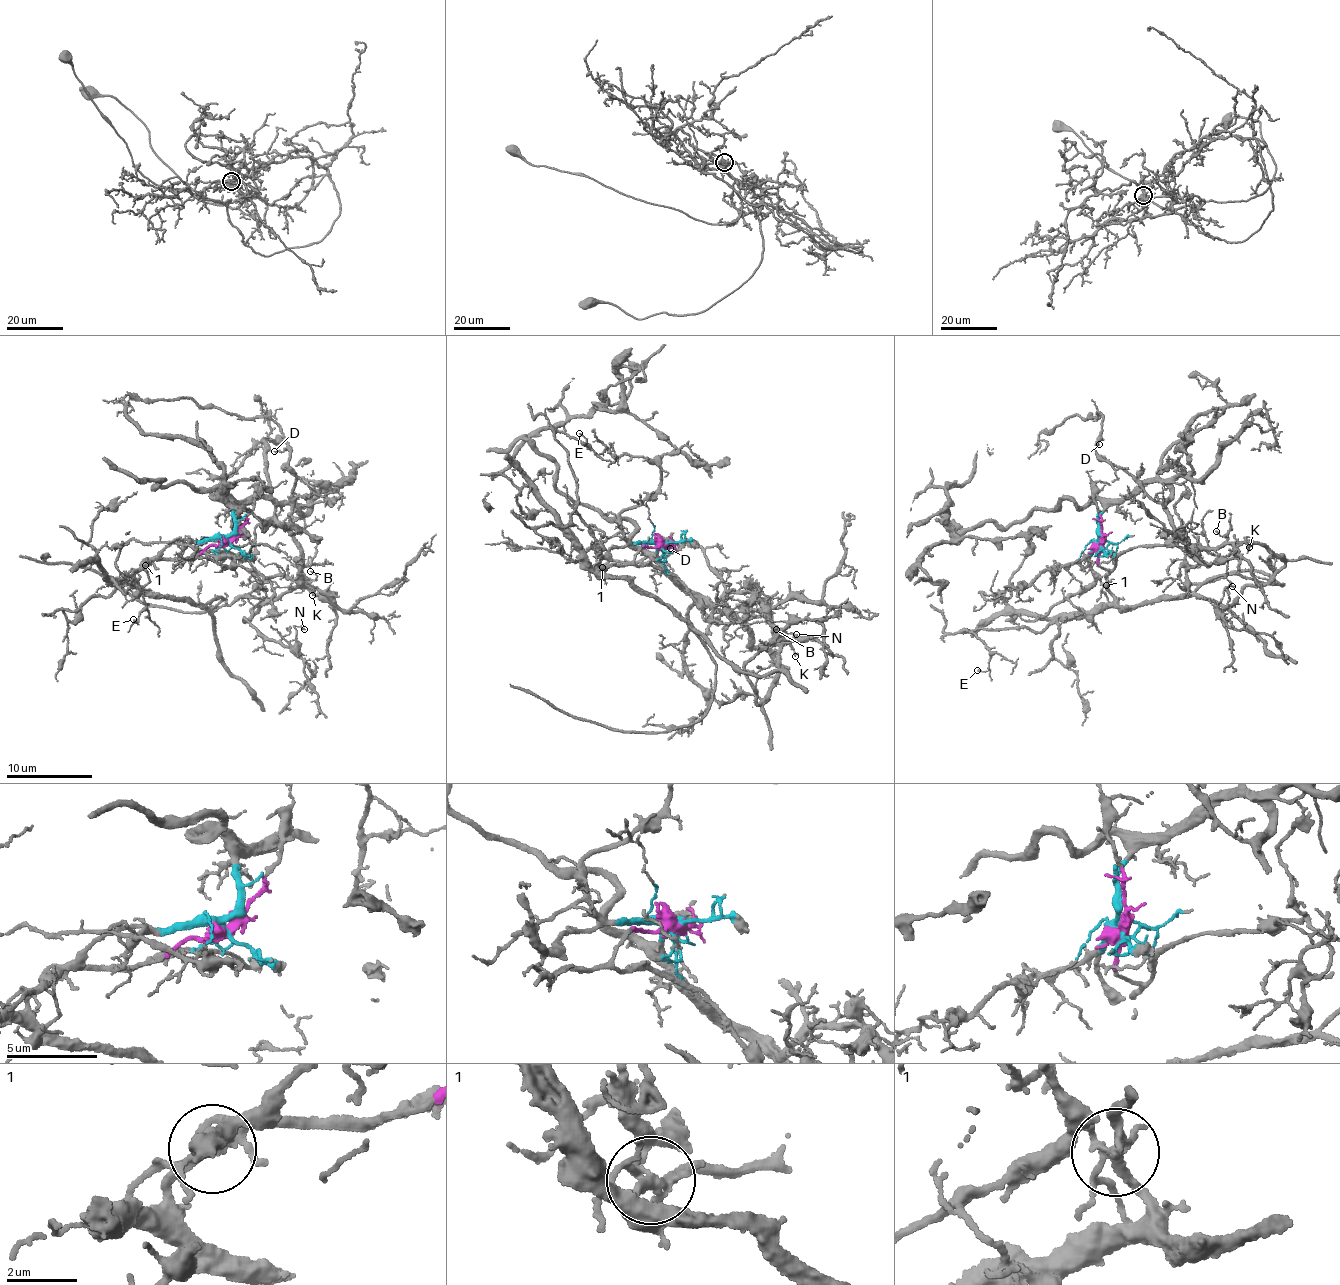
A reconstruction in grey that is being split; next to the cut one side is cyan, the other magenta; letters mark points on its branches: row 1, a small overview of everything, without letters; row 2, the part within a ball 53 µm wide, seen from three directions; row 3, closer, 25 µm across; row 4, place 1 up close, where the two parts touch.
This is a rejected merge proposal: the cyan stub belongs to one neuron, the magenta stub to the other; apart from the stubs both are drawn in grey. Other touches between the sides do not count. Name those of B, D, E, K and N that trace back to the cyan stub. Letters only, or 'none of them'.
B, D, K, N

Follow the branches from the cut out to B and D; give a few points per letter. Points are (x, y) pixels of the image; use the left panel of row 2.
B: (227, 538), (236, 505), (272, 500), (275, 522), (289, 531), (300, 556), (301, 585), (317, 579), (310, 572)
D: (227, 538), (232, 509), (257, 497), (272, 500), (273, 518), (289, 522), (296, 480), (285, 449), (273, 452)

